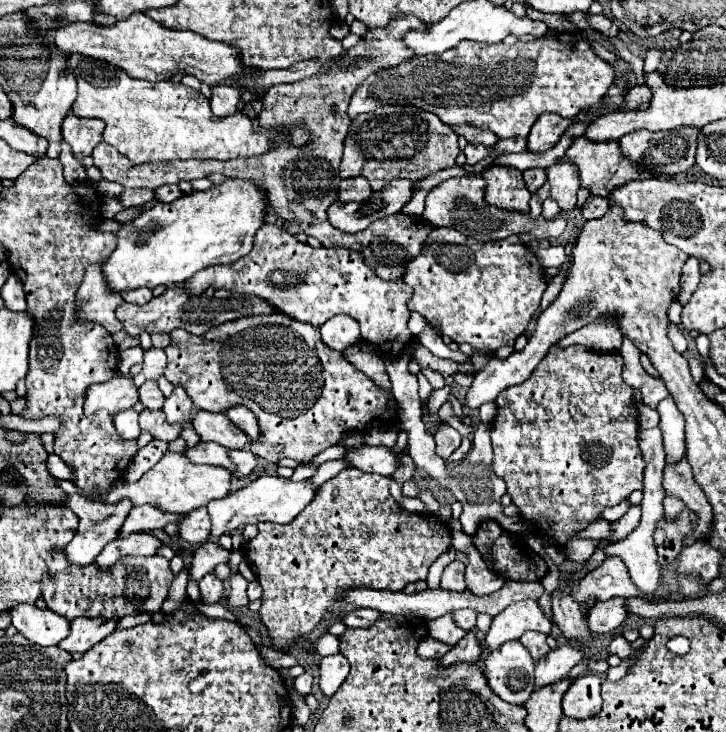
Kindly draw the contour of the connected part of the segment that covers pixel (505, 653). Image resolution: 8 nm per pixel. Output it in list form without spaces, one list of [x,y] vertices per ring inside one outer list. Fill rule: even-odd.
[[[518,640],[504,642],[486,658],[490,688],[510,704],[524,704],[534,692],[534,660]]]

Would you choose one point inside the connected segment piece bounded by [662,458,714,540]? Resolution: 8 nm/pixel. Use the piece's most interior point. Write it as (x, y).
(679, 481)

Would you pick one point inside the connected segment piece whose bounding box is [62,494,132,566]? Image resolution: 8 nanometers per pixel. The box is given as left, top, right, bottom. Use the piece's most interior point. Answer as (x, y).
(99, 523)

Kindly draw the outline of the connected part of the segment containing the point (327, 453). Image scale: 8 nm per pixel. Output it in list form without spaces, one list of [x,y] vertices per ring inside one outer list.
[[[332,446],[328,450],[324,450],[318,458],[312,460],[312,464],[322,464],[322,462],[328,462],[328,460],[338,460],[338,458],[344,458],[348,452],[346,446]]]

